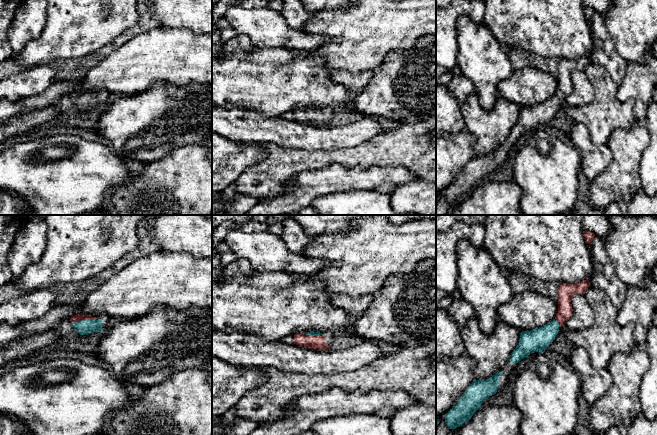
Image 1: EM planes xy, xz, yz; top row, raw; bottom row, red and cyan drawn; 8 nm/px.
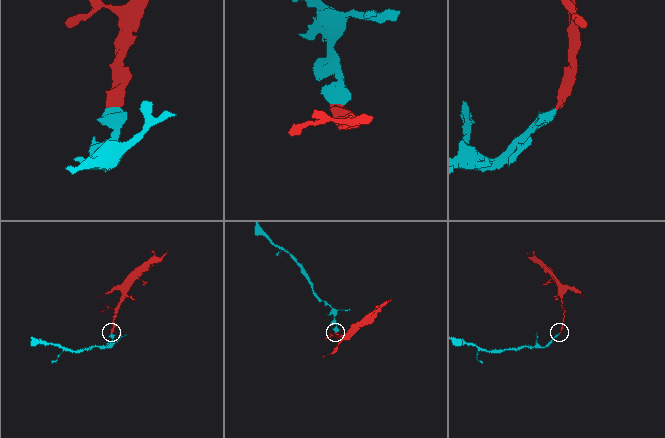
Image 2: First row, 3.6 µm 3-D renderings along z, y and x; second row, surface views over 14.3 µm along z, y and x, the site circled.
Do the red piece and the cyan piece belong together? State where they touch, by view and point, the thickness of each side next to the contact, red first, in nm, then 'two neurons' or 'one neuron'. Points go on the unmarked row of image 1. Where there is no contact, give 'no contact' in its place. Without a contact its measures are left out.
meets red in xy at (85, 95); 60 nm thick on the red side, 130 nm on the other; one neuron

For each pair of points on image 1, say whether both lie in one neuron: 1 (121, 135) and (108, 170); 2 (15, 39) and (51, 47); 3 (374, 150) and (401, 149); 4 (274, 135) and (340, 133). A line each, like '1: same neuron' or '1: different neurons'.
1: different neurons
2: different neurons
3: same neuron
4: same neuron

